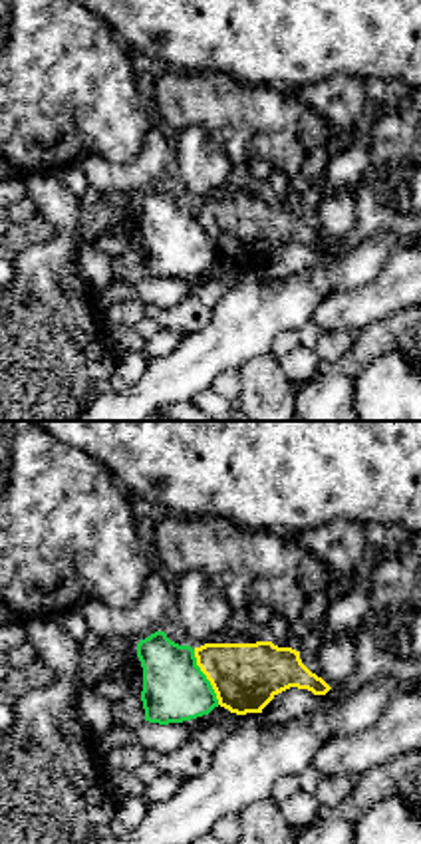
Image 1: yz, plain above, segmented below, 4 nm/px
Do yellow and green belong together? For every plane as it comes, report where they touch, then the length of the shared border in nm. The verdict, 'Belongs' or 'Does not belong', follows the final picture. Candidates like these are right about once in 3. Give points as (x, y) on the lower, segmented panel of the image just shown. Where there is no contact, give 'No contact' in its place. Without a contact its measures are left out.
Touches yellow at (207, 678). Shared border 240 nm

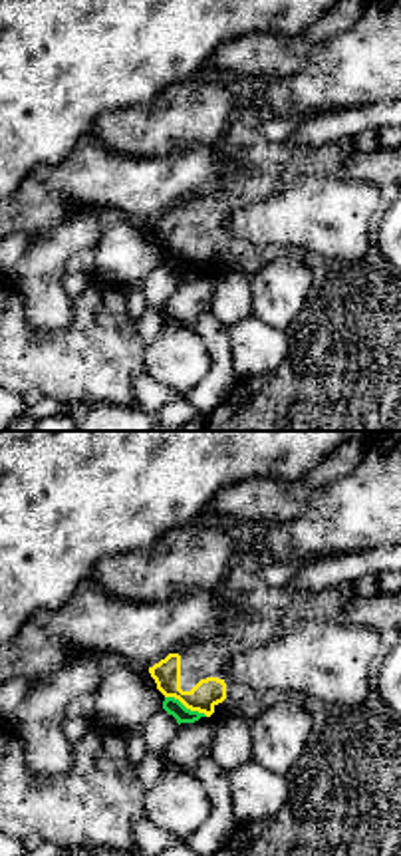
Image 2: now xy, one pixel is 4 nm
Touches yellow at (187, 708). Shared border 190 nm

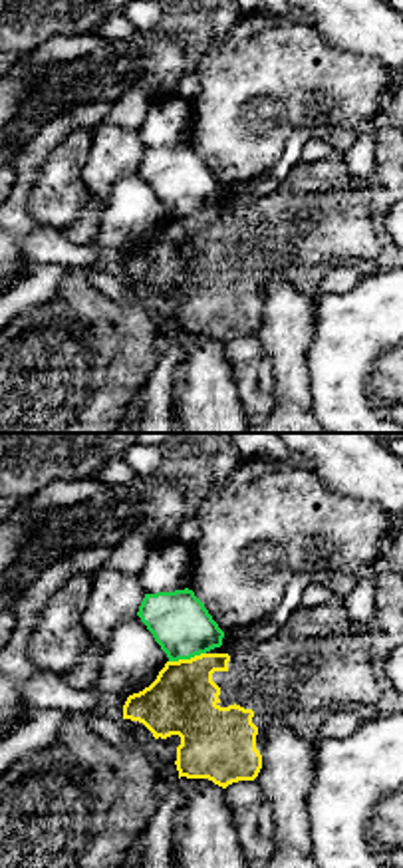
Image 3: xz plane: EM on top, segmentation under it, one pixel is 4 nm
Touches yellow at (187, 660). Shared border 160 nm

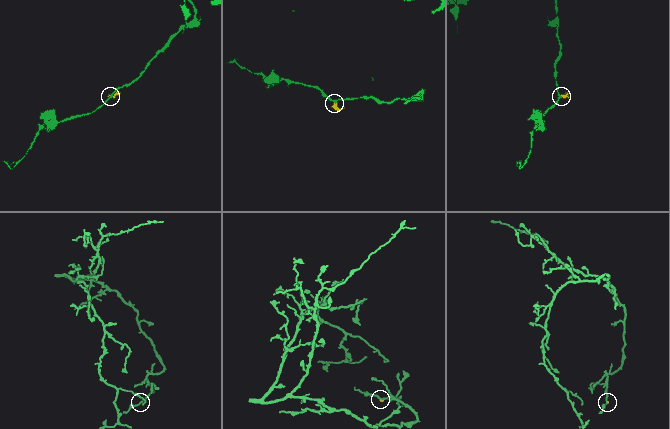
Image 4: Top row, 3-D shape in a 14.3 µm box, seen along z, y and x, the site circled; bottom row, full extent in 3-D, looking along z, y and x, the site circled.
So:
Does not belong

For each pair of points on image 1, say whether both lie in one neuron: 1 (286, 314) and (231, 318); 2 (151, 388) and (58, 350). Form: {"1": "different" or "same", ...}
{"1": "same", "2": "different"}

